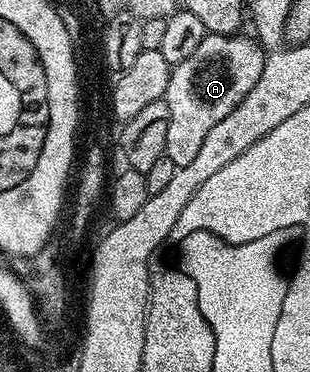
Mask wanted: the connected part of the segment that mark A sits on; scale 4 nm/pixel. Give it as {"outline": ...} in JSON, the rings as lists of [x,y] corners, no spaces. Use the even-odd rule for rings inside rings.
{"outline":[[[210,33],[199,43],[199,47],[187,56],[187,59],[172,66],[167,91],[163,98],[167,103],[167,111],[171,111],[171,119],[167,123],[167,147],[165,148],[165,156],[171,159],[171,163],[176,165],[191,163],[191,159],[195,159],[196,153],[199,152],[207,131],[211,131],[211,127],[215,127],[215,123],[220,123],[226,115],[231,115],[231,111],[235,111],[235,107],[243,103],[247,91],[251,91],[251,87],[259,83],[265,53],[262,46],[252,36],[249,36],[250,38],[241,36]]]}

